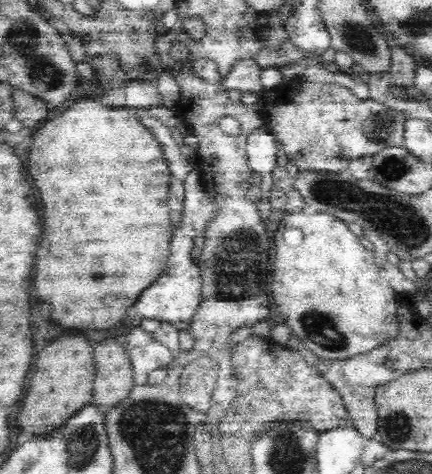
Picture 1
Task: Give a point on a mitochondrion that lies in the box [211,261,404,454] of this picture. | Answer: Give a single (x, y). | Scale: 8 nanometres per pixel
(323, 332)

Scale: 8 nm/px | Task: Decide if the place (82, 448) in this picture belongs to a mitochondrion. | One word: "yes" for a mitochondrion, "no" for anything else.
yes

